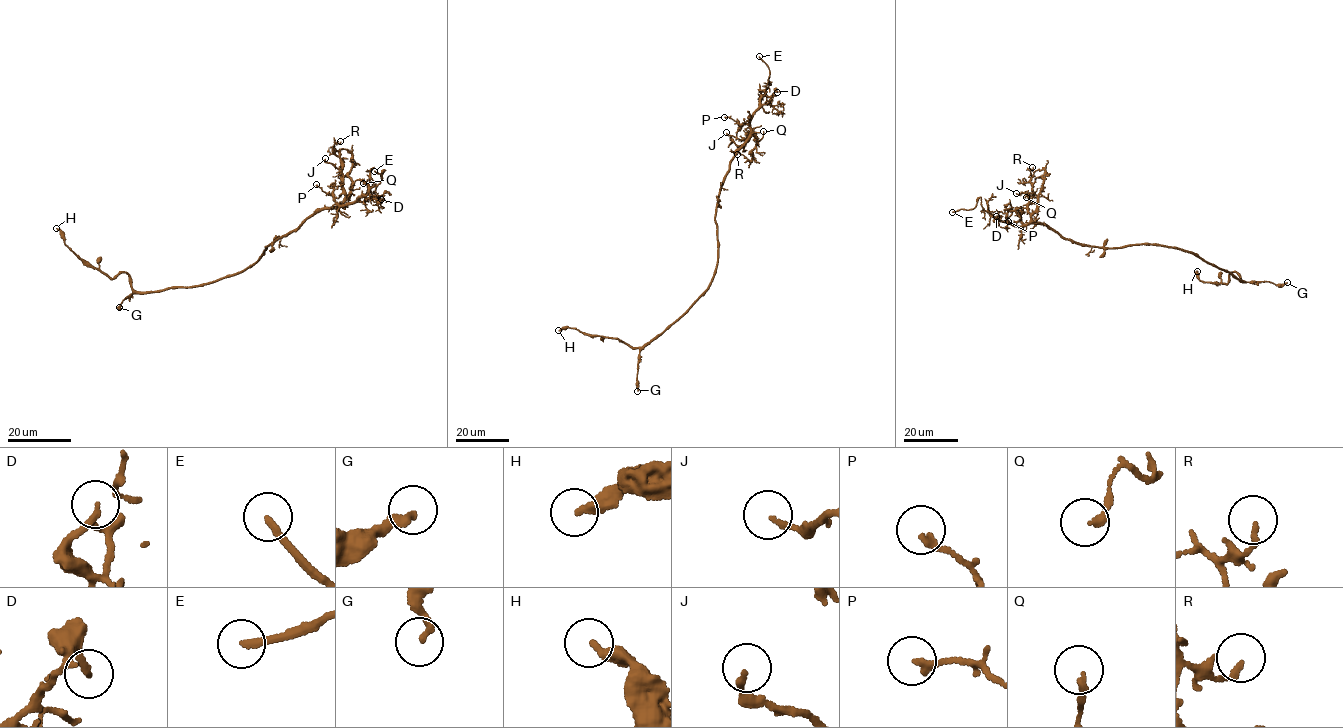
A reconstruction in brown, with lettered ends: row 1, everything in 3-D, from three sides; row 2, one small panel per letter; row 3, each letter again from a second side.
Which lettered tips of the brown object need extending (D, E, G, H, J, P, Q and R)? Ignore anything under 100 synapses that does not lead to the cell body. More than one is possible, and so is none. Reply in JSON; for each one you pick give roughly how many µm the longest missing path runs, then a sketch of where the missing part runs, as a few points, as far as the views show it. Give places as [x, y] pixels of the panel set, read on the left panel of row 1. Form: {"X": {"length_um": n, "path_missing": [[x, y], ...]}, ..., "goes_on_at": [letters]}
{"E": {"length_um": 25, "path_missing": [[374, 171], [327, 137]]}, "goes_on_at": ["E"]}

